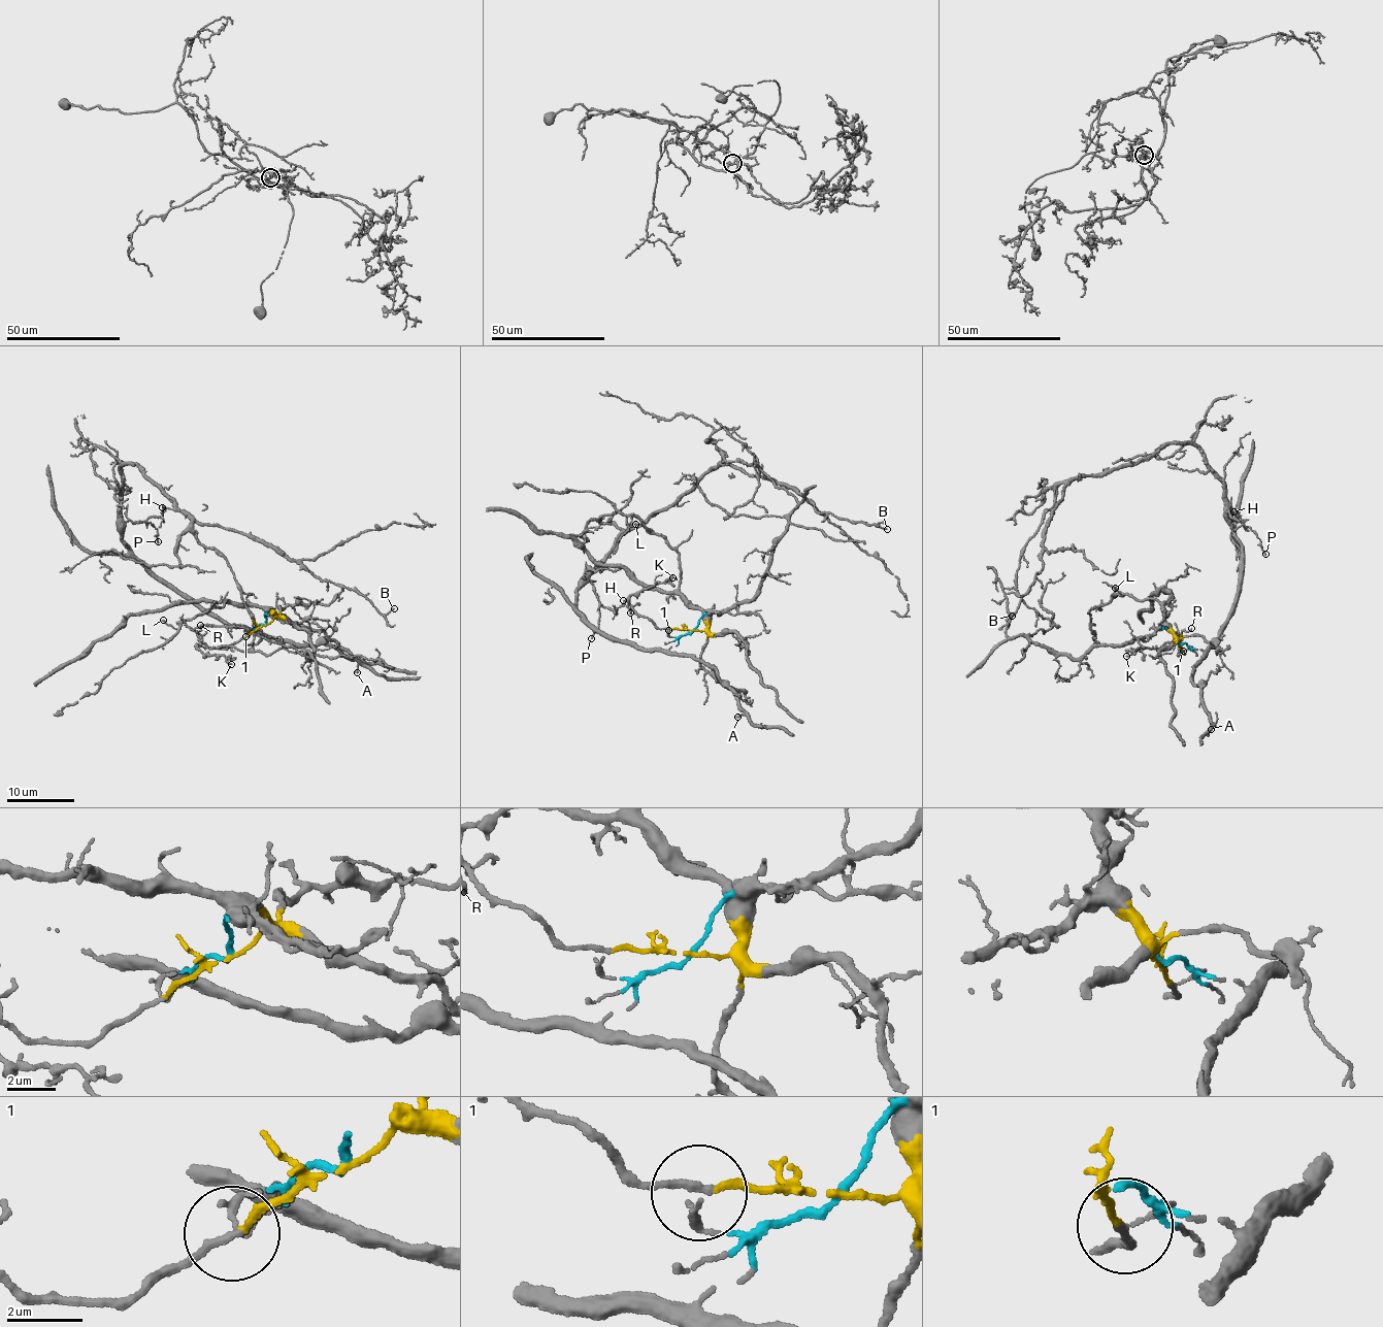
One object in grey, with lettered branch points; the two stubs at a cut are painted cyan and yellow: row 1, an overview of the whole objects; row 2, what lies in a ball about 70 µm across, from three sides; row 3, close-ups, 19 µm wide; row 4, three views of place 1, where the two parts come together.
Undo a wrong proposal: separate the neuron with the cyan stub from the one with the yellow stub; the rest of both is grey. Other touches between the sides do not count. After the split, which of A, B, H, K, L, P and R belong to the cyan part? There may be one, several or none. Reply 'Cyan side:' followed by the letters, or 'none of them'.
Cyan side: A, B, H, P

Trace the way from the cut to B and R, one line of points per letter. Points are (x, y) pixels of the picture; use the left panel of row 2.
B: (265, 624), (220, 622), (135, 556), (122, 537), (124, 465), (197, 523), (253, 535), (381, 614), (393, 608)
R: (265, 624), (224, 648), (209, 647), (202, 640), (200, 626)

